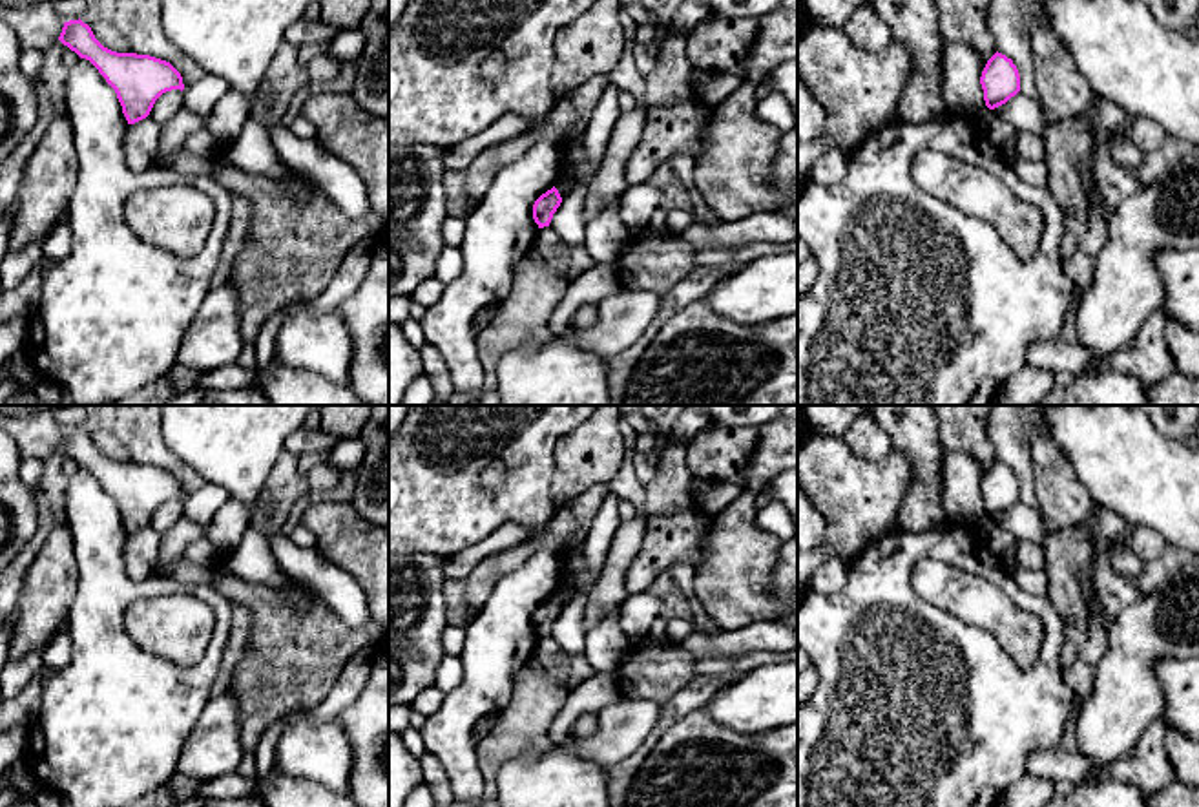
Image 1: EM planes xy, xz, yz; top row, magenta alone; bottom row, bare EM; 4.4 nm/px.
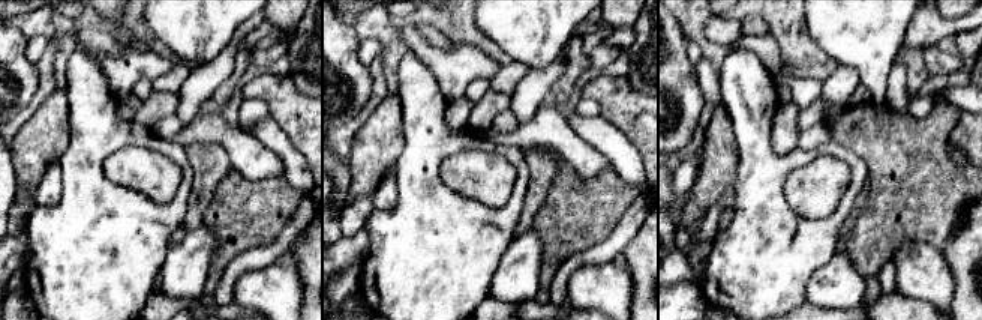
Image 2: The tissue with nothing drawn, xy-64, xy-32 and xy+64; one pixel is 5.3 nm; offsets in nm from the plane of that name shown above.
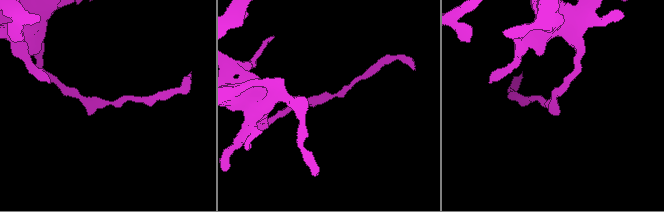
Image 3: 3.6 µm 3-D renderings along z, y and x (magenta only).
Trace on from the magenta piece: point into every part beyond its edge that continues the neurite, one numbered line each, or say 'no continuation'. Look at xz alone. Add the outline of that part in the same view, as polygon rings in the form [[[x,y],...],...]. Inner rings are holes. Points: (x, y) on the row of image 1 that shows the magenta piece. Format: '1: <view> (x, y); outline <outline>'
no continuation

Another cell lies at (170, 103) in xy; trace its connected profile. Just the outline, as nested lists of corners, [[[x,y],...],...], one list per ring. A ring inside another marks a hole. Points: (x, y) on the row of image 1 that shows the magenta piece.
[[[172,89],[162,93],[151,111],[150,117],[157,122],[157,124],[166,124],[181,108],[184,108],[184,93],[181,89]]]

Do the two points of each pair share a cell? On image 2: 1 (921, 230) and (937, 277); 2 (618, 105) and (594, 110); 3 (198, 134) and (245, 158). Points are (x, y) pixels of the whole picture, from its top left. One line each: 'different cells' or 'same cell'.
1: different cells
2: different cells
3: same cell

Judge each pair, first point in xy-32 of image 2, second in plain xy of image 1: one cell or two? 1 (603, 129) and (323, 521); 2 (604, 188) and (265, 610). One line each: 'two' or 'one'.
1: two
2: one

